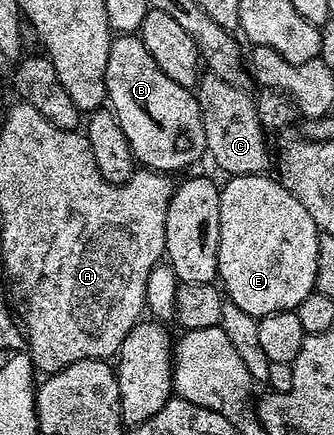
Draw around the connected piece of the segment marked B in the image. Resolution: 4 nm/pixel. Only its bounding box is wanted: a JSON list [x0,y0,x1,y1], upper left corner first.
[103,33,207,172]

